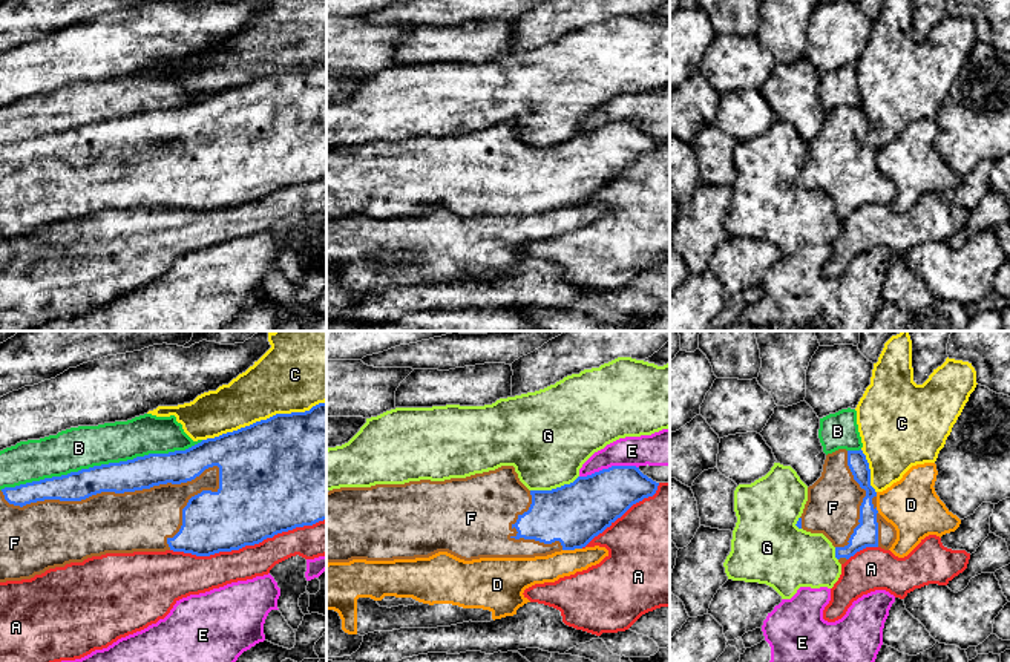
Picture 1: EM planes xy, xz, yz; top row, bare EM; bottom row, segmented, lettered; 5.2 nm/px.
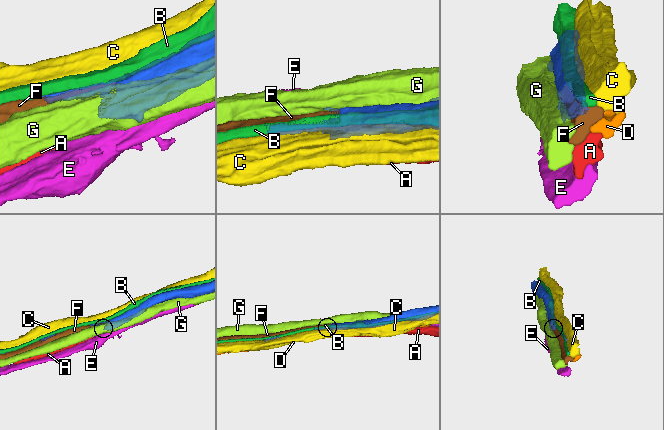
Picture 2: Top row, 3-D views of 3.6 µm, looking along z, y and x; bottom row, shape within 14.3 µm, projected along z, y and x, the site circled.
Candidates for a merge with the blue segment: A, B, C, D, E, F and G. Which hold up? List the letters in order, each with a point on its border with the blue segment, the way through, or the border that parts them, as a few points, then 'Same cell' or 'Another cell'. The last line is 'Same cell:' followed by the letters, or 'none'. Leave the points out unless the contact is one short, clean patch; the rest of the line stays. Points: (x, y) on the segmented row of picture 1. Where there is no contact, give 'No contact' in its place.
A: Touches blue at xy (247, 544). Another cell
B: Touches blue at xy (101, 465). Another cell
C: Touches blue at xy (264, 420). Another cell
D: Touches blue at xz (572, 549). Another cell
E: Touches blue at xz (609, 468). Another cell
F: Touches blue at xy (108, 491). Same cell
G: Touches blue at xz (554, 489). Another cell
Same cell: F

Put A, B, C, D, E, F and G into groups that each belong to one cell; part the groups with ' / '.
A / B / C / D / E / F / G

